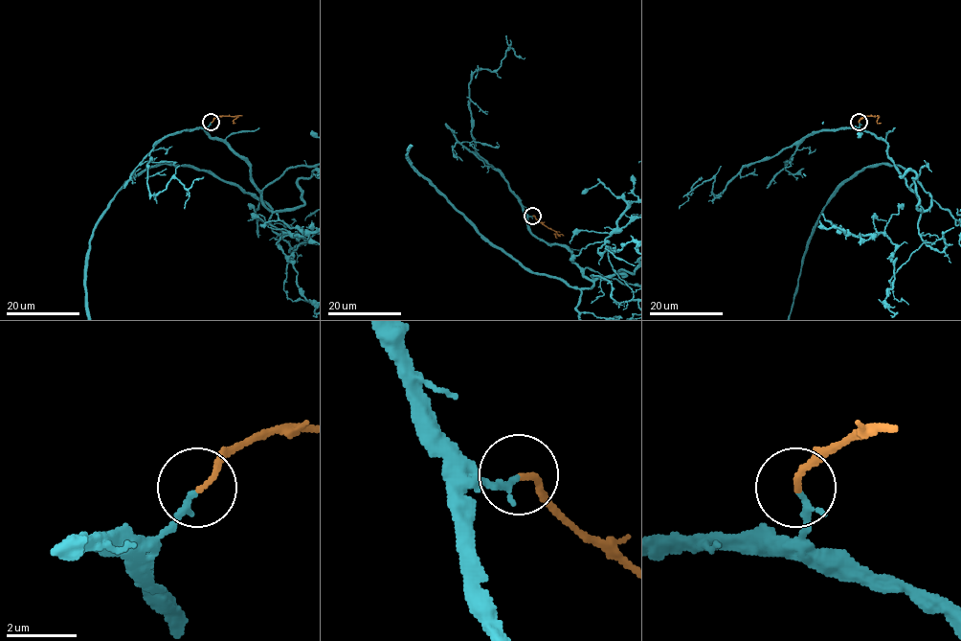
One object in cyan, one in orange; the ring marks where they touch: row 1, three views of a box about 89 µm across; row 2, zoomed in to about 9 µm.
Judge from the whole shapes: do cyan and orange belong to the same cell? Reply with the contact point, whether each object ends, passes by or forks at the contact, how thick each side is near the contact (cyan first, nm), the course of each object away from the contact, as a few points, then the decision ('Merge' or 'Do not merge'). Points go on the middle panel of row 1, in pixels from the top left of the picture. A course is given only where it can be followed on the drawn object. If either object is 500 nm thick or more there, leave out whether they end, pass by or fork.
Place: (532, 216). At the ring cyan ends. At the ring orange ends. Thickness 190 nm (cyan) against 150 nm. Course of orange: (532, 216), (557, 234), (554, 233), (556, 238). Merge

